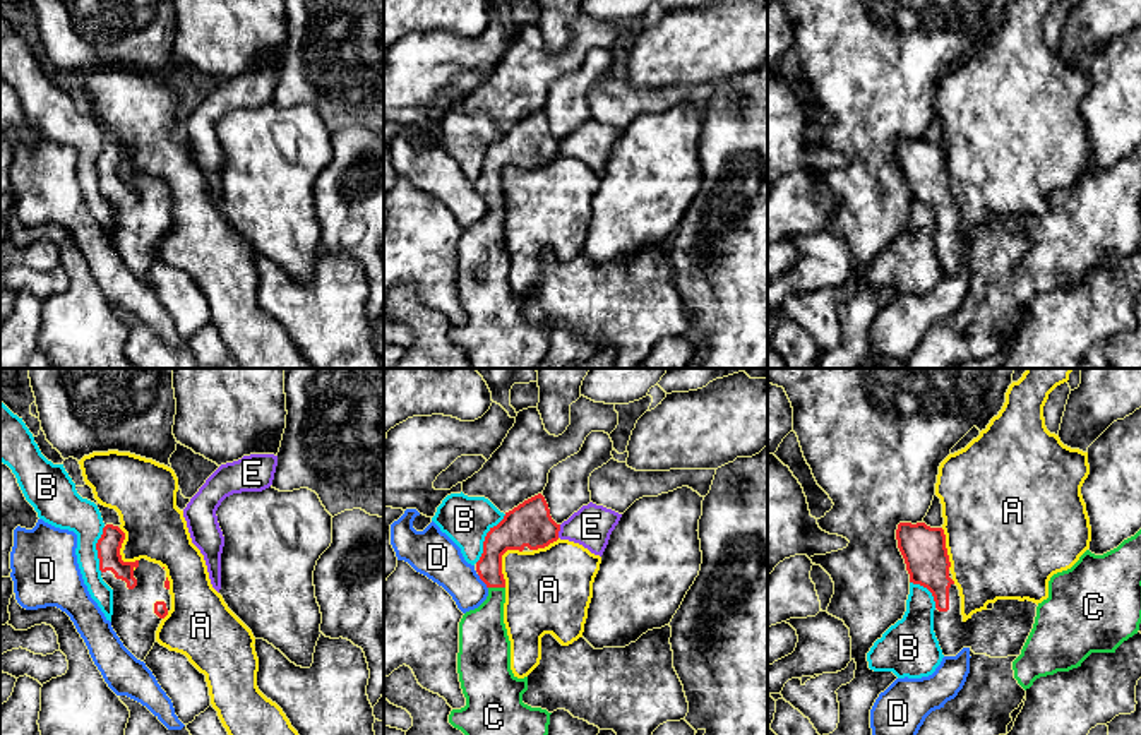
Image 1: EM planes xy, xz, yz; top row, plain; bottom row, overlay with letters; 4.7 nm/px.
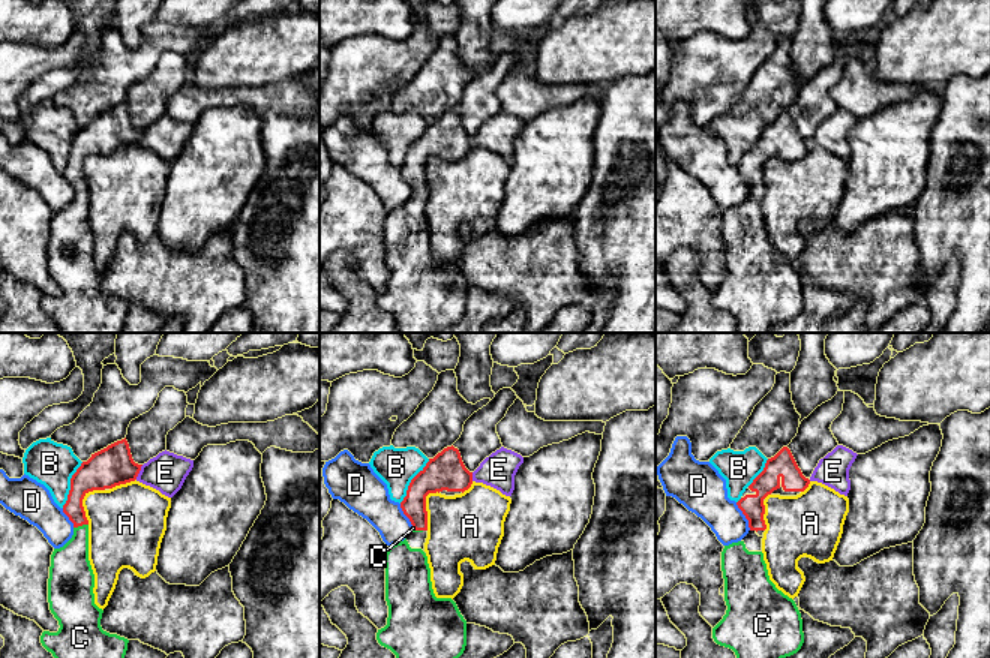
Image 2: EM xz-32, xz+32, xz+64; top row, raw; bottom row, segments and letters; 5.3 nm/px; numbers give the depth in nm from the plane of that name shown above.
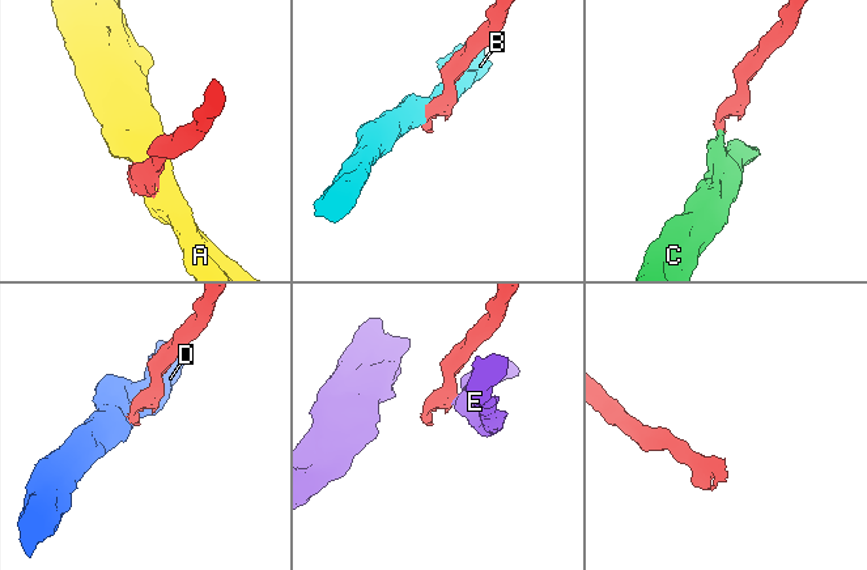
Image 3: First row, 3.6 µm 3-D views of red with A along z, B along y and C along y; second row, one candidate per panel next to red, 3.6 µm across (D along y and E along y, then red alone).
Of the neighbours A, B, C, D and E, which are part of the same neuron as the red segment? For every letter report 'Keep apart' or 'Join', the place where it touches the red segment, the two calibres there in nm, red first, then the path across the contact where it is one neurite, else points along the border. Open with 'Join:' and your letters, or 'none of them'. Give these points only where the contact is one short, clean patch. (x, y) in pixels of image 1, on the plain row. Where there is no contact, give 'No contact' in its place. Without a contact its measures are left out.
Join: C
A: Keep apart. Touches red at xz (501, 180). Thickness 220 nm (red) against 400 nm
B: Keep apart. Touches red at xz (485, 155). Thickness 220 nm (red) against 220 nm
C: Join. Touches red at xz (497, 203). Thickness 140 nm (red) against 220 nm. Path across: xz (507, 151), (494, 165), (497, 203), (483, 254)
D: Keep apart. Touches red at xz (482, 196). Thickness 140 nm (red) against 220 nm. Boundary: xz (477, 191), (487, 204)
E: Keep apart. Touches red at xz (559, 146). Thickness 220 nm (red) against 190 nm. Boundary: xz (561, 141), (557, 153)

